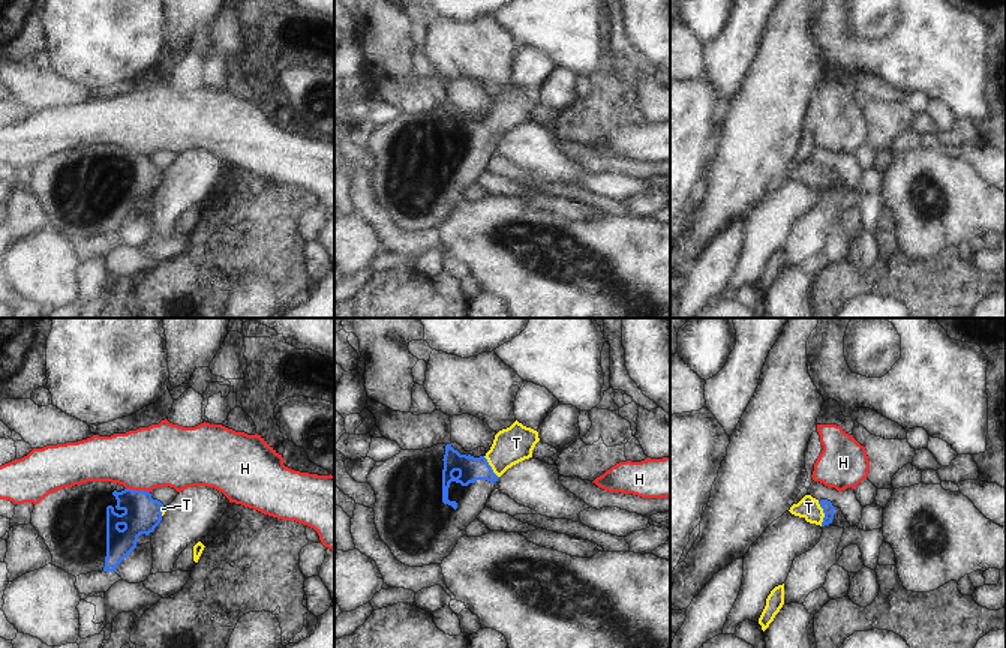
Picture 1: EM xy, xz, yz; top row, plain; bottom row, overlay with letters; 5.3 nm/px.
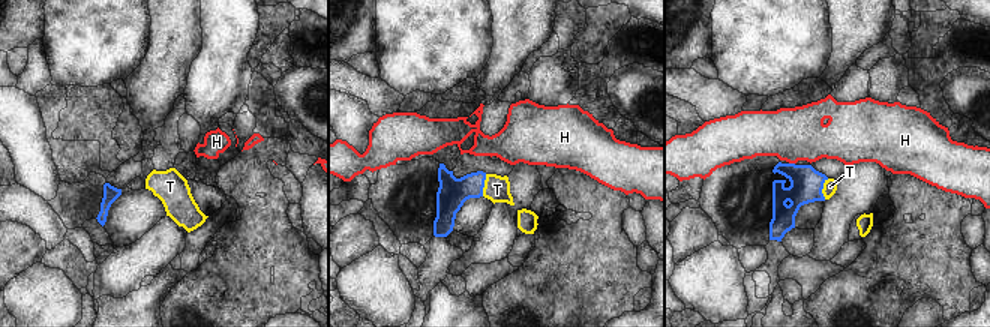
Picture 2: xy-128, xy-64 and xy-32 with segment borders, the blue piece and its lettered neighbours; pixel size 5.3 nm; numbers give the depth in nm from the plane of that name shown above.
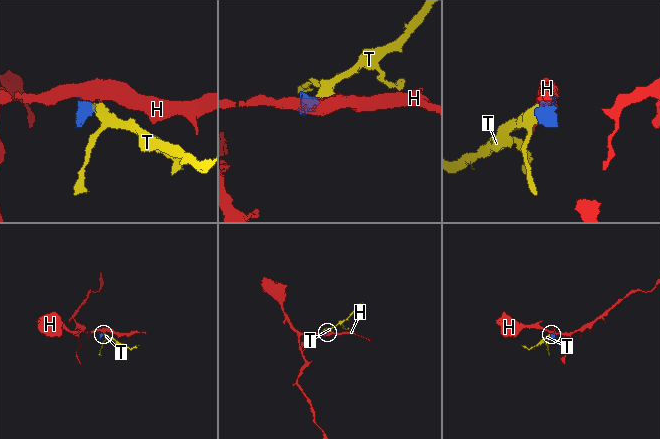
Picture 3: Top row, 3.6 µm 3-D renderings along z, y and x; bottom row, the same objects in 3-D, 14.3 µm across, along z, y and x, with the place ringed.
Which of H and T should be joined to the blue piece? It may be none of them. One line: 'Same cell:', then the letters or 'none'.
Same cell: T

